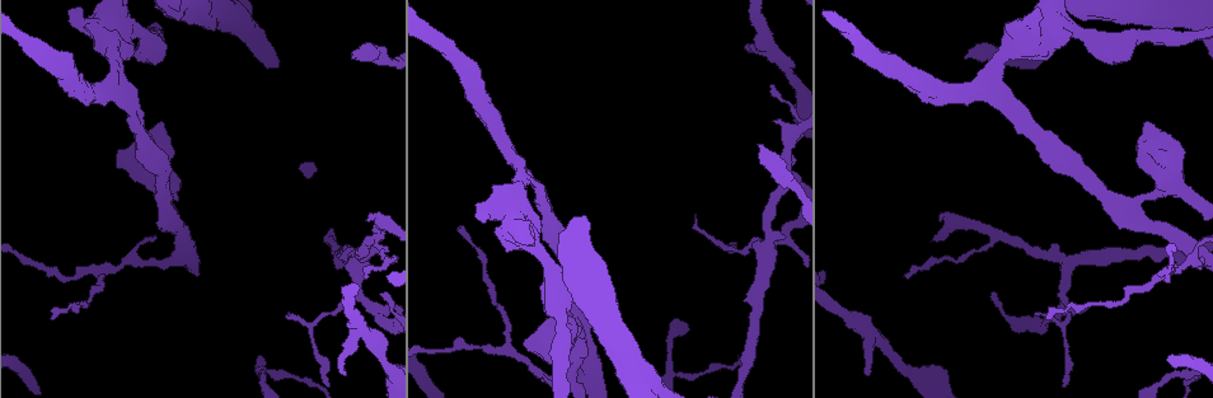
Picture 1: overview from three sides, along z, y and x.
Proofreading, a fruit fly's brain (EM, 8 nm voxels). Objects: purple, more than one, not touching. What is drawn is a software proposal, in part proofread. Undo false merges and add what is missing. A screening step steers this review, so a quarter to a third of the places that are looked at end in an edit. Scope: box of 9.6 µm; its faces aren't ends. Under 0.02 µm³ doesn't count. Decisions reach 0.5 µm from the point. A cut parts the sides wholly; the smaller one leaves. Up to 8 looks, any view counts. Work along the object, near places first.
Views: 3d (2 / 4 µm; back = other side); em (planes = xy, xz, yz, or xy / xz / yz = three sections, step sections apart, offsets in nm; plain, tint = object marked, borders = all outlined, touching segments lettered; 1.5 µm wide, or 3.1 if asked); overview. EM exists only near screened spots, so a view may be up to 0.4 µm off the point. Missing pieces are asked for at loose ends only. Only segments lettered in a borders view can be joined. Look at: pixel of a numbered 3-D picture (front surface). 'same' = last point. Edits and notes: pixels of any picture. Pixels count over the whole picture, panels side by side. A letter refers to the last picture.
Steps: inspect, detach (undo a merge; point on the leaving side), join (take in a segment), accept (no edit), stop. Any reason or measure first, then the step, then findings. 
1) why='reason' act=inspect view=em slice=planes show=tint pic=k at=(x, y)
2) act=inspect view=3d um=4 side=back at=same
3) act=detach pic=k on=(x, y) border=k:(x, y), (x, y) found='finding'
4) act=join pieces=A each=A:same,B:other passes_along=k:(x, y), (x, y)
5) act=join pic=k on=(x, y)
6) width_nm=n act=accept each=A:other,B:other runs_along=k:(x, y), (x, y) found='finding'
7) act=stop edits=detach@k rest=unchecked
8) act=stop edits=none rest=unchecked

why='two arms in line, one across' act=inspect view=3d um=2 pic=1 at=(137, 261)

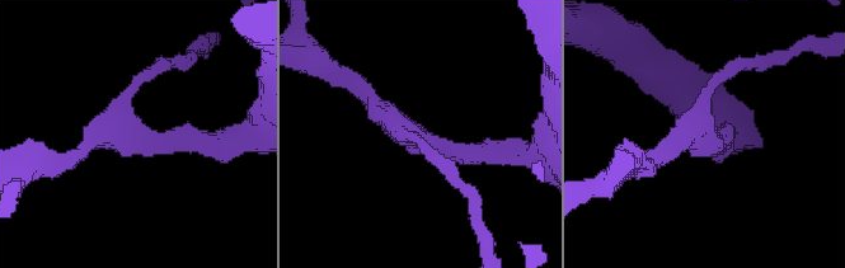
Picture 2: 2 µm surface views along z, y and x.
arms=3 act=inspect view=em slice=xz step=8 show=borders pic=2 at=(702, 133)

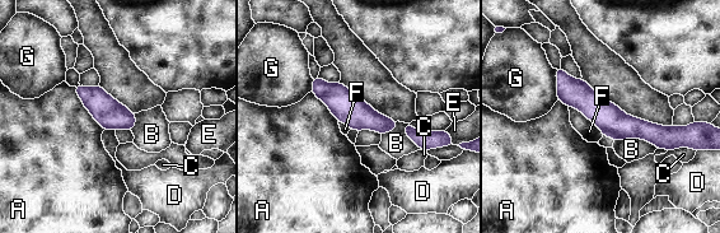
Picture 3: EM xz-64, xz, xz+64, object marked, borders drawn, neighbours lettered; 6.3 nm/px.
width_nm=190 act=accept each=A:other,B:other,C:other,D:other,E:other,F:other,G:other runs_along=3:(559, 71), (618, 126), (677, 133) found='one neuron here'

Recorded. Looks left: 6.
why='calibre changes' act=inspect view=em slice=xz step=8 show=tint pic=1 at=(1064, 297)

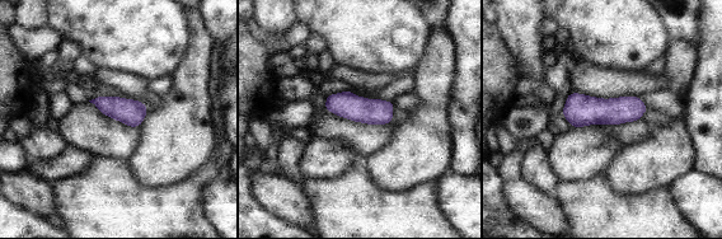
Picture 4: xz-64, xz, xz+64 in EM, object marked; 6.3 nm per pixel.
act=inspect view=em slice=planes show=borders at=same

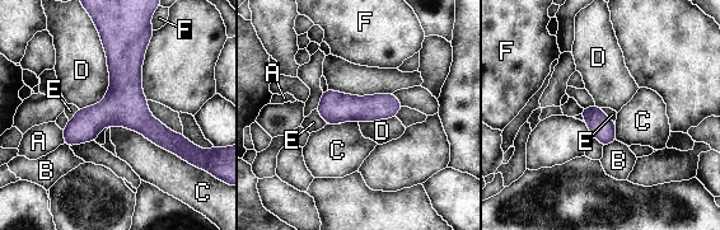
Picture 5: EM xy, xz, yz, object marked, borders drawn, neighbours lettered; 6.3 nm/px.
act=accept each=A:other,B:other,C:other,D:other,E:other,F:other border=5:(93, 140), (124, 126), (188, 163) found='continuous, no second neuron'

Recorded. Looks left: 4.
why='two arms in line, one across' act=inspect view=3d um=2 side=back pic=1 at=(261, 370)

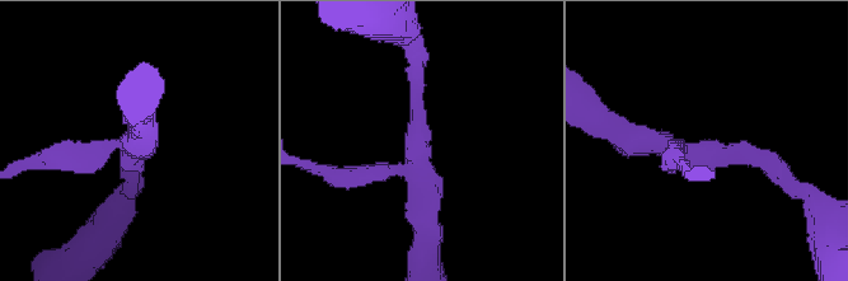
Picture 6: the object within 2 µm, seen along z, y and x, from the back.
arms=3 act=inspect view=em slice=xz step=4 show=tint pic=6 at=(135, 148)

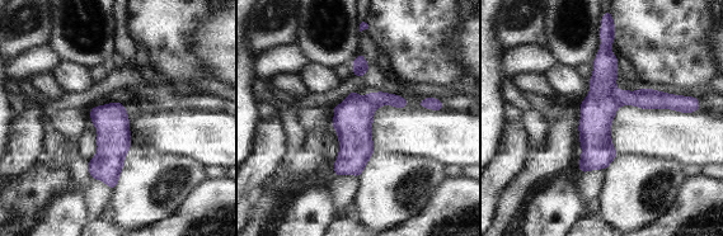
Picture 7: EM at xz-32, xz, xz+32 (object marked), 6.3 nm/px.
act=inspect view=em slice=planes show=borders at=same

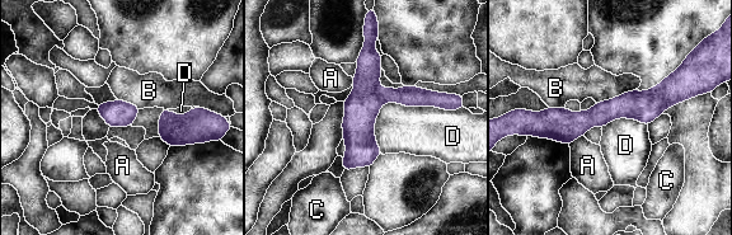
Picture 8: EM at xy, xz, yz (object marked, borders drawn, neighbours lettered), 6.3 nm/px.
width_nm=160 act=detach pic=8 on=(362, 106) each=A:other,B:other,C:other,D:other border=8:(383, 89), (381, 103) found='a second neuron is stuck on'

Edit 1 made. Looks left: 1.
act=stop edits=detach@8 rest=unchecked

